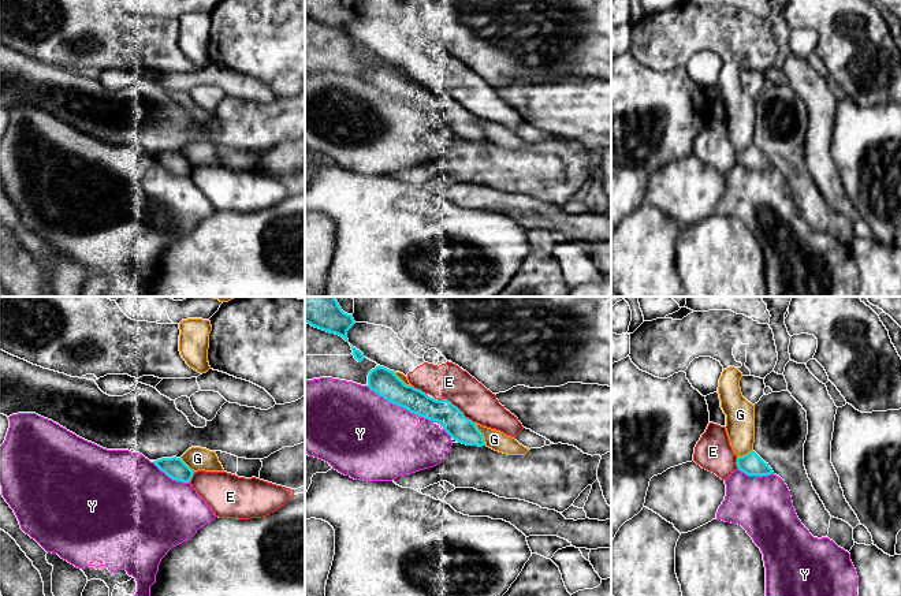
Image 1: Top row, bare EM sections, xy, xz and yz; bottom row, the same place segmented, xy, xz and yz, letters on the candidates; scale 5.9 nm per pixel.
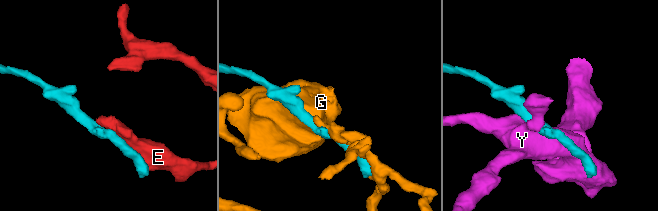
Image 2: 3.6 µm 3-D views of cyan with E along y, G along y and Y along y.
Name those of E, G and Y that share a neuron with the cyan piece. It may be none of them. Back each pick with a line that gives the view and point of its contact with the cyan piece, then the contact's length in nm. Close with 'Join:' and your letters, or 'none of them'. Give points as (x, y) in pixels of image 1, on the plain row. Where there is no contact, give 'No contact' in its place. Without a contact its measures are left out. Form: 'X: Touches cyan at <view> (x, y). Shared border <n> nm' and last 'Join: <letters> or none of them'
Join: none of them

